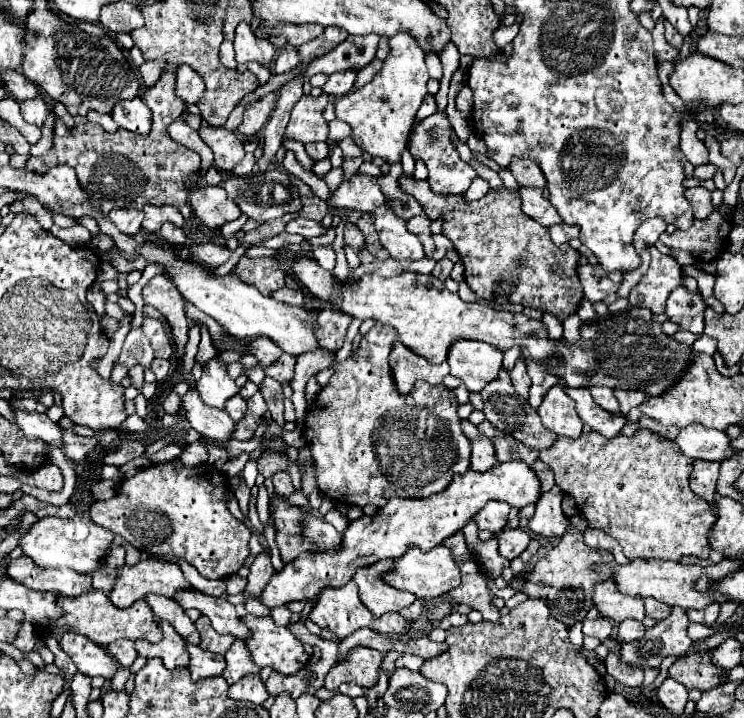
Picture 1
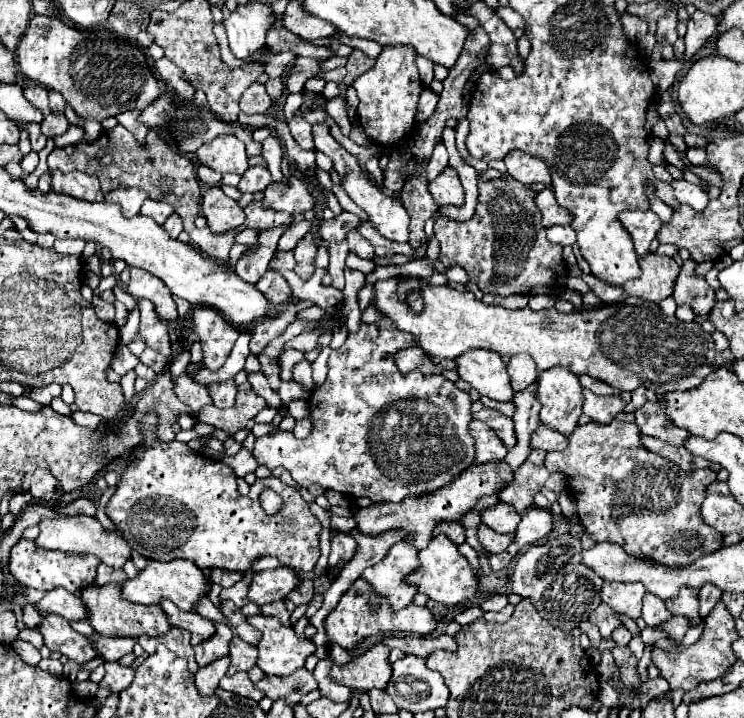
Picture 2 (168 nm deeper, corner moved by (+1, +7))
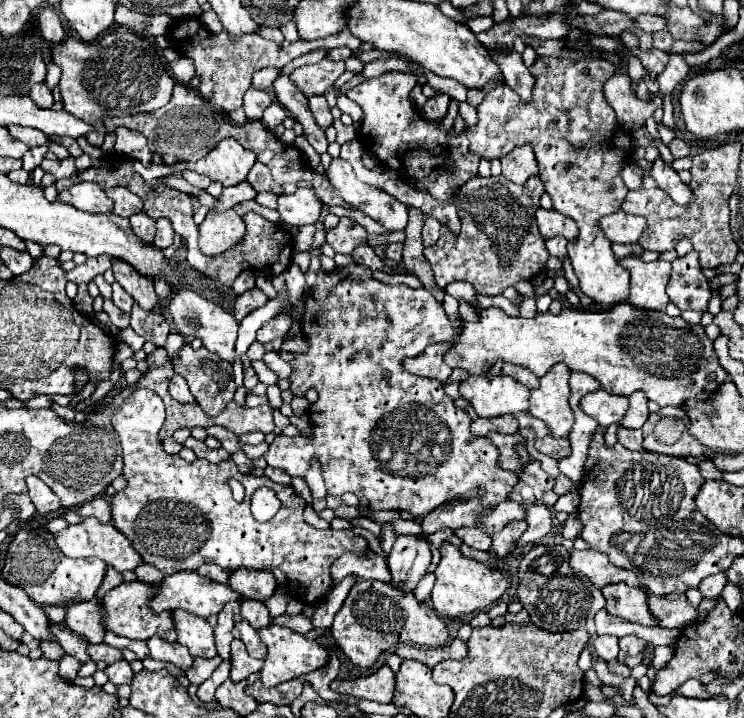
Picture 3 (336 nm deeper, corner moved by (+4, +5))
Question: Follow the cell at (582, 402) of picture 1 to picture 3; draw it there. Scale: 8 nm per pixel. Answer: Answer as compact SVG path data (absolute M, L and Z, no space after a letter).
M596 390L596 392L590 392L588 396L584 396L580 406L582 406L584 414L592 416L600 426L606 428L606 426L618 424L622 420L622 416L628 410L628 398L608 394L606 390Z

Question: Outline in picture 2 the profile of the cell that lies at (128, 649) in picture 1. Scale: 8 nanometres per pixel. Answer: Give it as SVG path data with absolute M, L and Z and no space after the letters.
M99 638L99 654L109 662L133 652L133 646L135 638Z

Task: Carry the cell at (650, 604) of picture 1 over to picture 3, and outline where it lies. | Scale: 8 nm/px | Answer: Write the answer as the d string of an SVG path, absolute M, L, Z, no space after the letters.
M670 594L664 598L648 596L650 612L660 620L662 628L682 628L698 618L698 608L690 606L686 594Z

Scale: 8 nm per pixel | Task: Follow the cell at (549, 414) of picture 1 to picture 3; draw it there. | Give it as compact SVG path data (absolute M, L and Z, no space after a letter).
M554 364L554 368L540 378L540 388L530 394L530 414L544 420L556 438L566 438L574 426L574 414L568 404L568 378L570 370L564 364Z

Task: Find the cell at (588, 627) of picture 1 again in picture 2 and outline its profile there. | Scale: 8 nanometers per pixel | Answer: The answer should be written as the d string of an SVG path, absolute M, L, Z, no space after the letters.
M601 604L601 606L589 616L589 622L599 628L599 632L601 632L603 638L609 638L609 634L621 624L621 622L615 618L615 612L613 612L607 604Z

